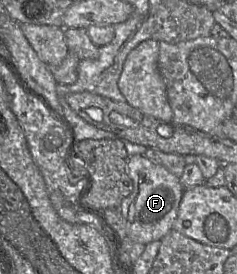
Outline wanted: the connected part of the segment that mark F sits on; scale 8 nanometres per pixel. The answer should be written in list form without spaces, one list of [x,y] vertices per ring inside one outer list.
[[[144,154],[130,156],[127,169],[133,181],[133,190],[119,206],[119,211],[125,220],[125,235],[134,242],[144,245],[161,240],[173,229],[185,187],[181,184],[180,177],[152,162]]]

